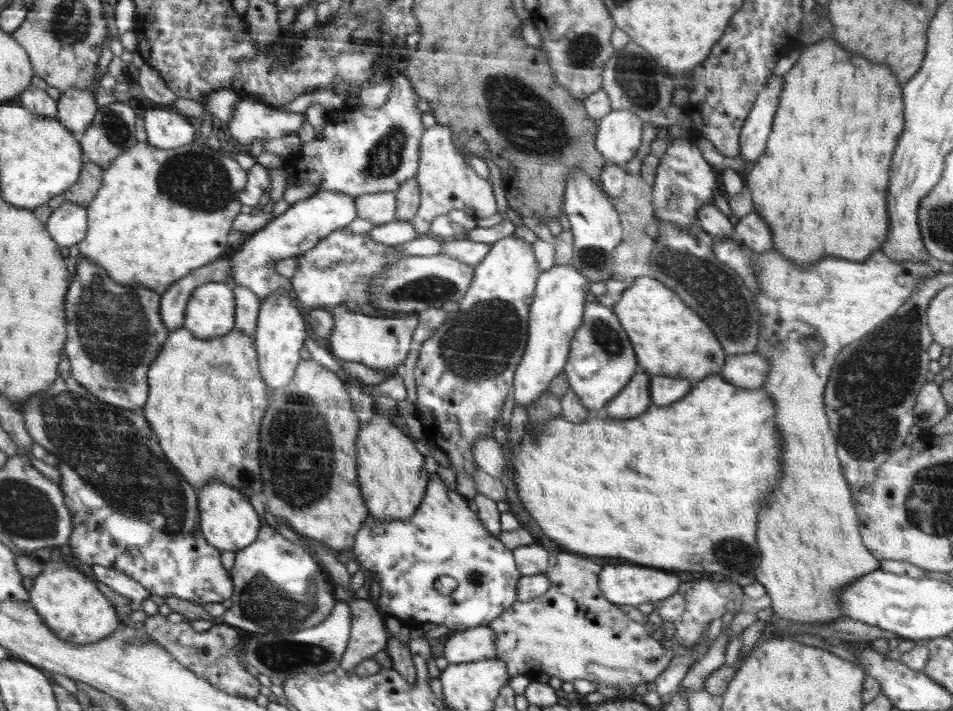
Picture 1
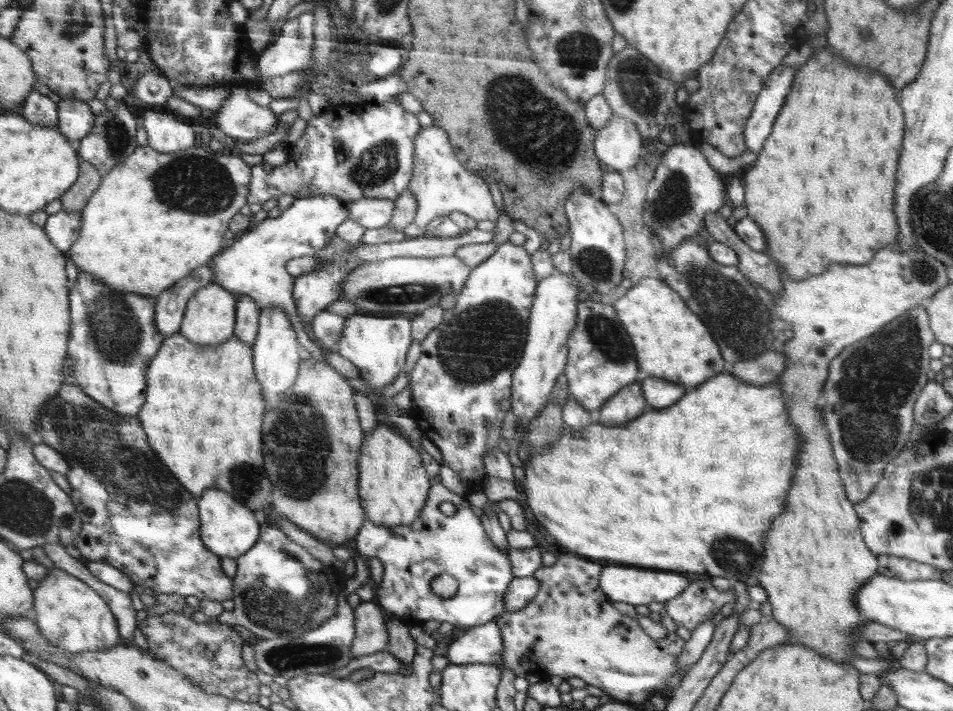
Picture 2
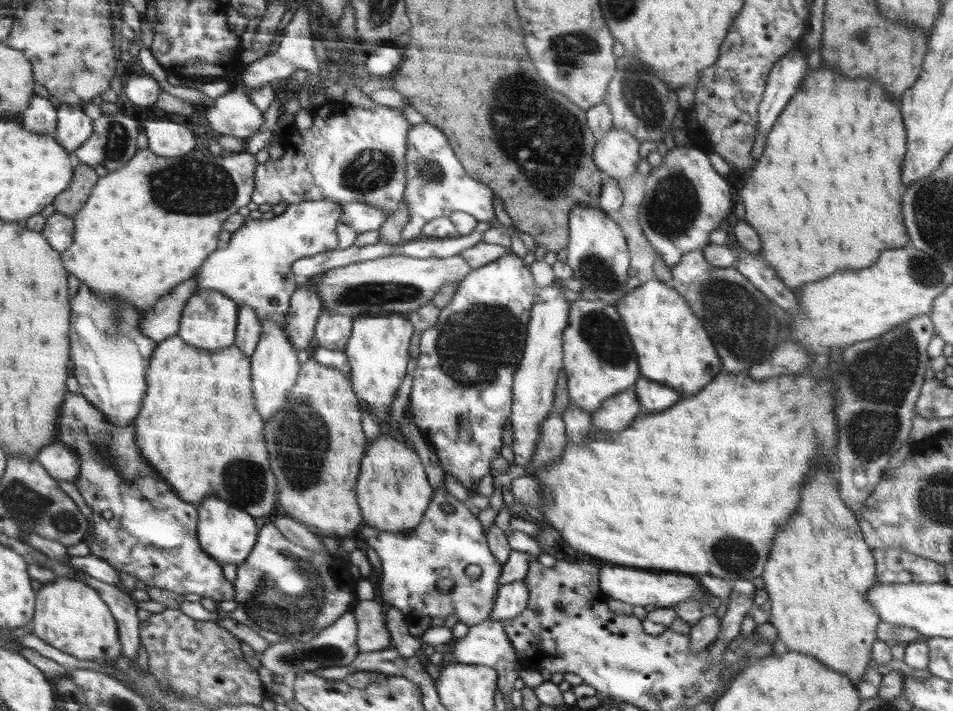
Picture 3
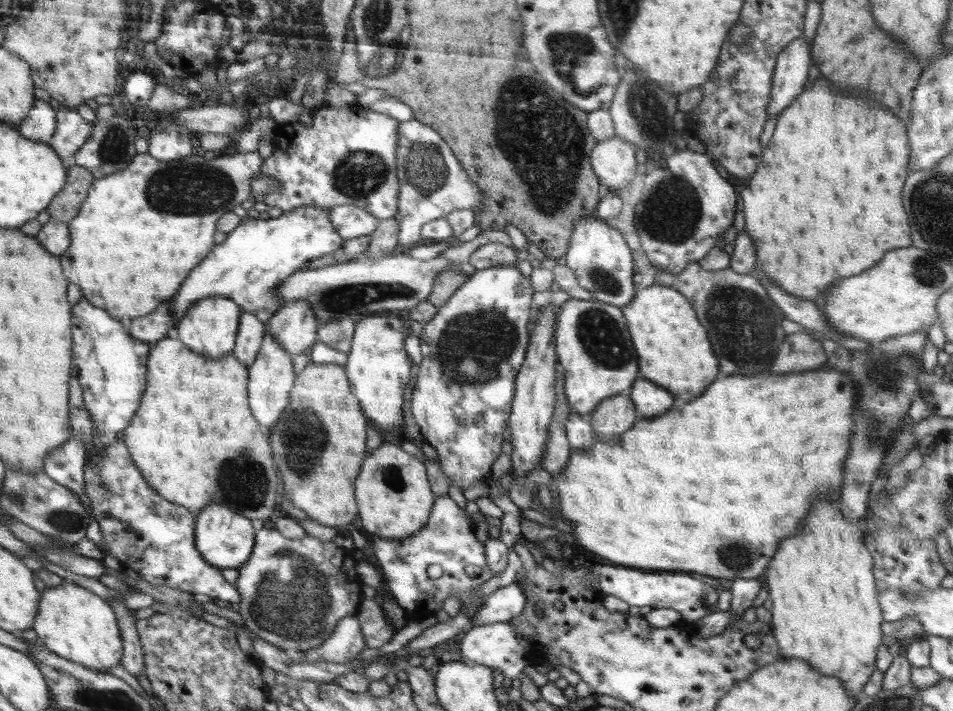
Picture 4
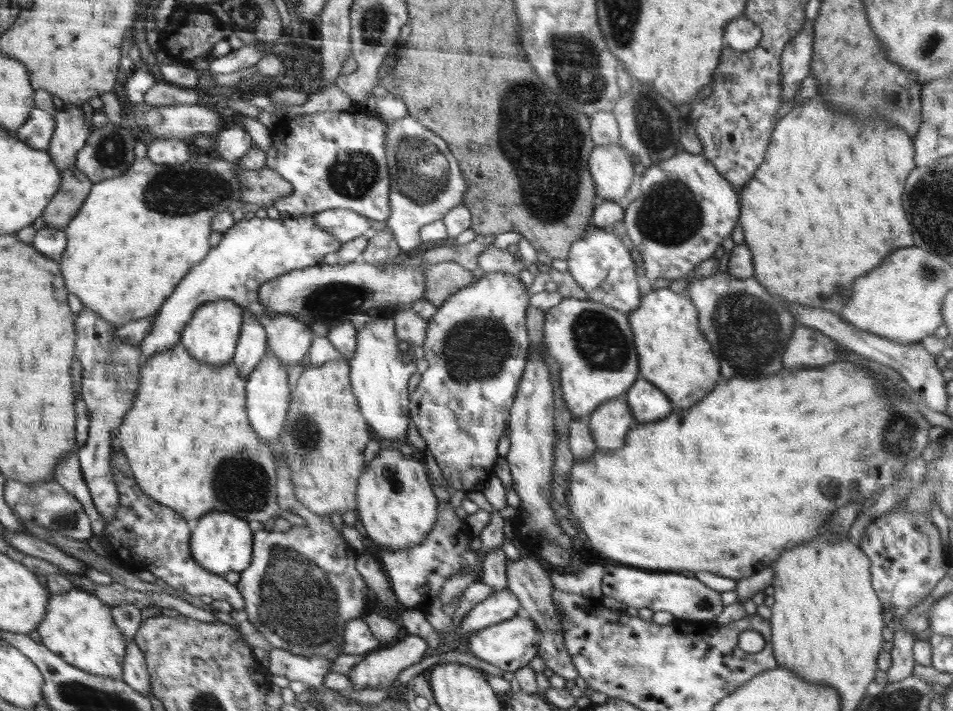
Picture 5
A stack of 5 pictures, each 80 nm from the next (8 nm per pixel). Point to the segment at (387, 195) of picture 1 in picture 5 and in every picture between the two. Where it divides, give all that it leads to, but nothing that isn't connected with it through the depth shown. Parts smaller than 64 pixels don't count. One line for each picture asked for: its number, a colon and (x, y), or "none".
2: (371, 213)
3: (362, 217)
4: (351, 221)
5: (344, 224)

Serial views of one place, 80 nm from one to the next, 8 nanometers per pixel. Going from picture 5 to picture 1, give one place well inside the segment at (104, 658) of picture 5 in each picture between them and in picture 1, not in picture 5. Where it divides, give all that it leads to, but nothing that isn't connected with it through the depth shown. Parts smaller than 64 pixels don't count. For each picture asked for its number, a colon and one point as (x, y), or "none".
1: (71, 605)
2: (70, 613)
3: (71, 616)
4: (75, 623)

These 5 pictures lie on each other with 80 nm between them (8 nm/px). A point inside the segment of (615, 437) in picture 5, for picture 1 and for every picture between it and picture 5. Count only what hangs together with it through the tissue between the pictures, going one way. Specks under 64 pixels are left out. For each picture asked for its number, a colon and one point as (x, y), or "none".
1: (633, 400)
2: (629, 403)
3: (617, 413)
4: (613, 417)

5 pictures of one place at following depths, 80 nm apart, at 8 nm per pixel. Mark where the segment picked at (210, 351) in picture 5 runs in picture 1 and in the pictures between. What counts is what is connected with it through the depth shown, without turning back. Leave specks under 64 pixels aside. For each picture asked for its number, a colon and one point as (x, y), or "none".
1: (210, 310)
2: (209, 315)
3: (209, 321)
4: (211, 326)

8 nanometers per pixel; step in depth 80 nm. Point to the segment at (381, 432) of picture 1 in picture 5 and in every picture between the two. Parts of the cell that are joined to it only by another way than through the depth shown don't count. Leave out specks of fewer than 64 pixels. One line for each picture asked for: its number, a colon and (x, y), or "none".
2: (393, 485)
3: (393, 492)
4: (394, 497)
5: (396, 505)

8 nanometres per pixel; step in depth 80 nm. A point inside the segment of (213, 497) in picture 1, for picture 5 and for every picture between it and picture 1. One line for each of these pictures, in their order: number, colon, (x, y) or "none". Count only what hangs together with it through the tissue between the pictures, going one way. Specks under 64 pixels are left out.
2: (228, 527)
3: (228, 534)
4: (225, 539)
5: (221, 542)

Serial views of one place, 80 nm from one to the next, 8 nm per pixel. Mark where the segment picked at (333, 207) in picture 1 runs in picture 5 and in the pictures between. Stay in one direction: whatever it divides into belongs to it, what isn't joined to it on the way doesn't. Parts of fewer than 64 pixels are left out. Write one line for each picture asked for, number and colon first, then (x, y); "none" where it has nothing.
2: (256, 264)
3: (254, 268)
4: (253, 262)
5: (252, 252)

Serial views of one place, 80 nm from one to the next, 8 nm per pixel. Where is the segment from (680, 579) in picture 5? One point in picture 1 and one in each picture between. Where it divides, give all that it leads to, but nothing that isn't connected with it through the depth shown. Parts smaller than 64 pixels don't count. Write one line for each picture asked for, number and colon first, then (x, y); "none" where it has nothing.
1: (622, 584)
2: (635, 586)
3: (636, 587)
4: (693, 599)

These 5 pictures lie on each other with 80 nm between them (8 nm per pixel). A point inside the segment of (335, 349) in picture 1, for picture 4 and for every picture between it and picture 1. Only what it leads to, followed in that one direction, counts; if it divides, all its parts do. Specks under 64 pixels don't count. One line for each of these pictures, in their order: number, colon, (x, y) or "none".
2: (377, 345)
3: (377, 351)
4: (377, 364)

